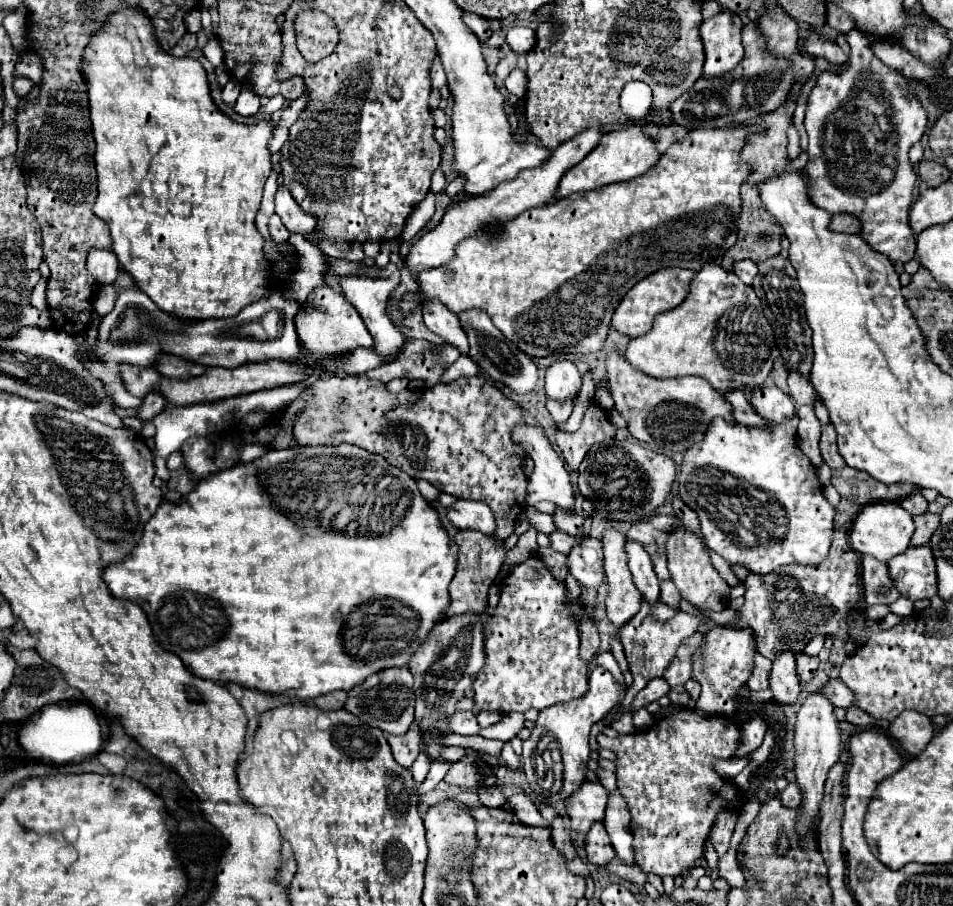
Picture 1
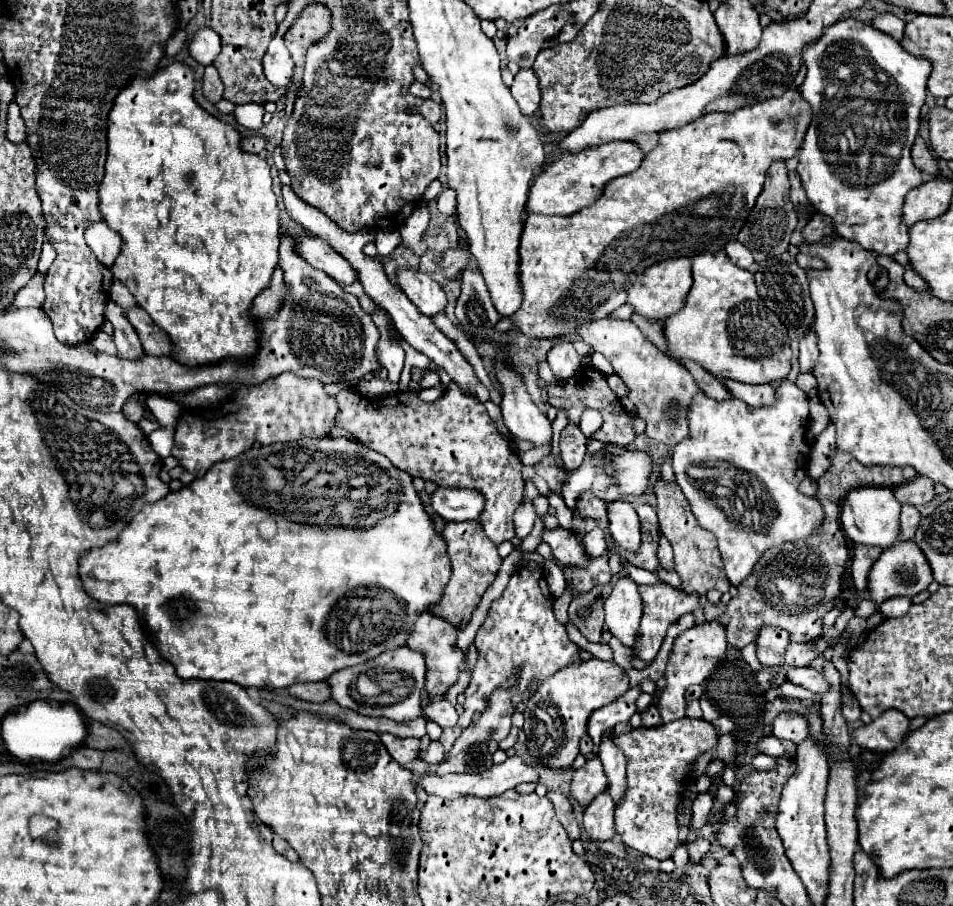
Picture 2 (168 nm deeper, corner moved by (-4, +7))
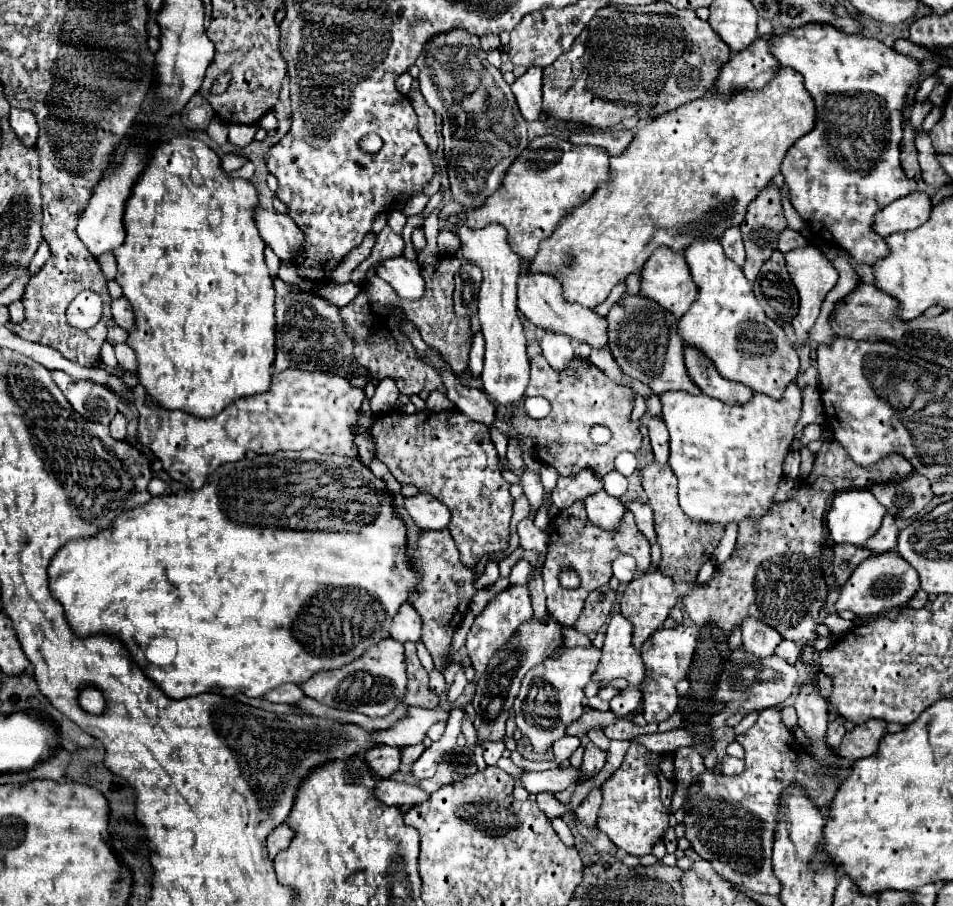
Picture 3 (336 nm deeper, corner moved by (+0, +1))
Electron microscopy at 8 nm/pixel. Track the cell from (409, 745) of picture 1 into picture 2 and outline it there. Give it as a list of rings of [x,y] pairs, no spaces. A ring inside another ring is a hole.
[[[389,733],[381,735],[381,743],[387,747],[389,755],[399,763],[399,765],[409,765],[411,761],[417,759],[419,755],[419,739],[401,739]]]

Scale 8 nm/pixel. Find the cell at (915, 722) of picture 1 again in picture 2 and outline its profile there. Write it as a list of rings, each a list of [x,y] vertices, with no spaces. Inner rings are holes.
[[[885,711],[877,719],[873,719],[869,725],[861,725],[853,731],[853,739],[859,747],[887,753],[897,743],[903,741],[903,737],[909,731],[909,719],[901,715],[901,711]]]

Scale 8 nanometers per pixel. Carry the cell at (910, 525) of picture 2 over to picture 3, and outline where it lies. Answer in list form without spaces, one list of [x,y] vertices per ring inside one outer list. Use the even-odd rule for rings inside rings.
[[[887,513],[885,519],[883,519],[883,525],[879,527],[879,531],[863,547],[871,549],[873,553],[895,551],[897,549],[897,533],[899,533],[899,527],[895,523],[895,517],[891,513]]]

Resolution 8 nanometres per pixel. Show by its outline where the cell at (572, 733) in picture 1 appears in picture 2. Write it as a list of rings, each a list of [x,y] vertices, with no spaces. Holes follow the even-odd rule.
[[[591,657],[583,663],[579,661],[569,667],[561,667],[555,675],[551,675],[537,687],[537,693],[529,697],[525,707],[523,731],[527,733],[527,747],[531,757],[551,769],[571,767],[573,759],[579,753],[579,739],[587,733],[585,721],[589,719],[589,715],[623,695],[627,689],[627,673],[613,661]]]

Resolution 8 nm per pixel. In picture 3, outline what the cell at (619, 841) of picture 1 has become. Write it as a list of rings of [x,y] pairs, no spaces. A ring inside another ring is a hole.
[[[591,729],[589,733],[587,733],[587,737],[597,745],[597,747],[601,747],[601,749],[605,749],[605,753],[609,751],[609,739],[607,739],[607,735],[601,731],[601,729]]]

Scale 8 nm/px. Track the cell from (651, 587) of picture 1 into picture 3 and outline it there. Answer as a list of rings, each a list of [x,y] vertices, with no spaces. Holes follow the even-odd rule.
[[[605,491],[587,497],[585,509],[587,509],[589,521],[595,523],[597,527],[601,527],[603,531],[609,531],[609,533],[617,533],[617,529],[623,521],[623,515],[627,513],[621,499],[611,497]]]

